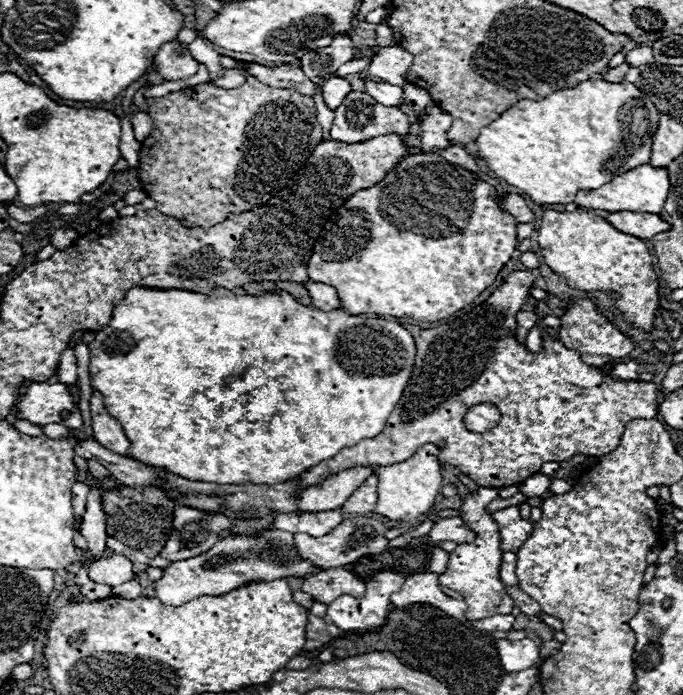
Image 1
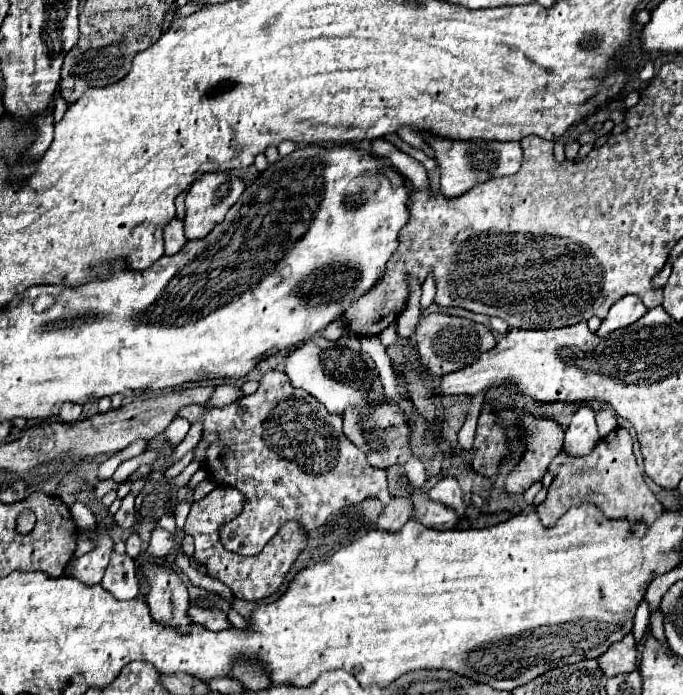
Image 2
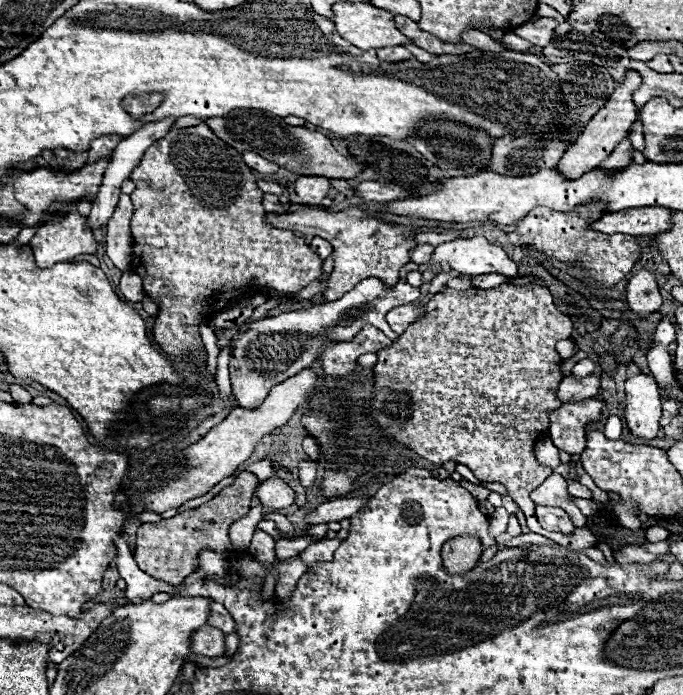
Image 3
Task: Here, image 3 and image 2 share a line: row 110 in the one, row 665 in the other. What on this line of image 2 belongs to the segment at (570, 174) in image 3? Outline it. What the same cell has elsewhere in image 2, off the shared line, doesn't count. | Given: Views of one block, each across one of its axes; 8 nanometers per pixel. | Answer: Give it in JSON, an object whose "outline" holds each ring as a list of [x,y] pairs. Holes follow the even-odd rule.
{"outline":[[[626,636],[618,644],[612,644],[600,658],[598,666],[606,678],[618,676],[618,674],[628,674],[636,670],[636,646],[634,646],[634,636]]]}

